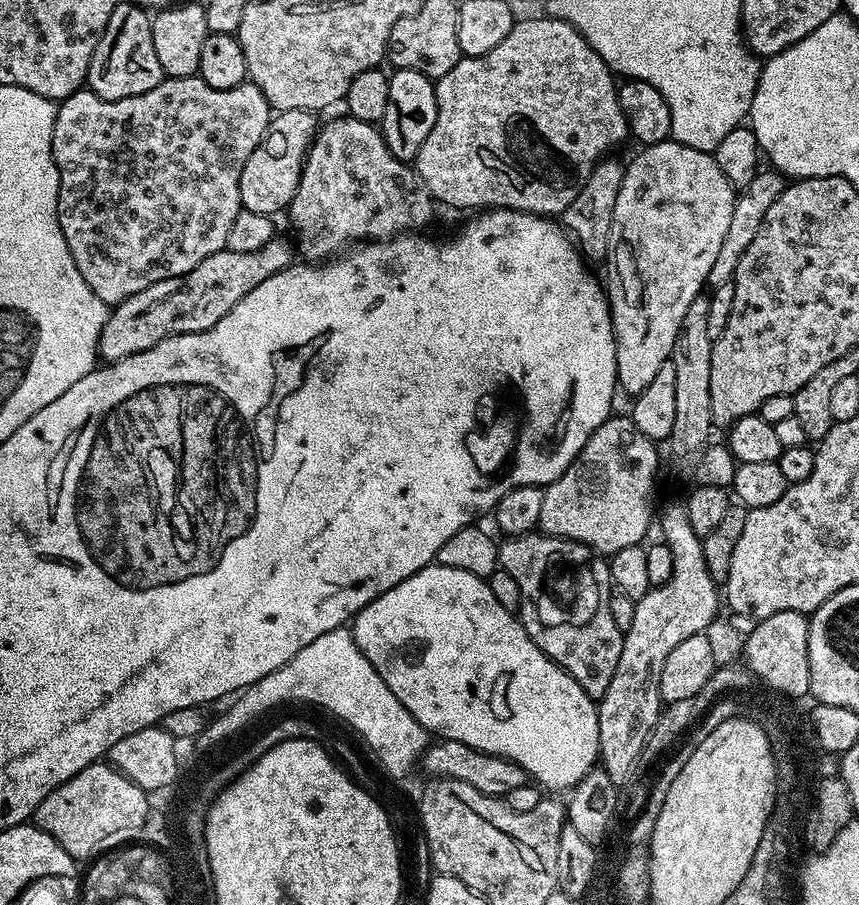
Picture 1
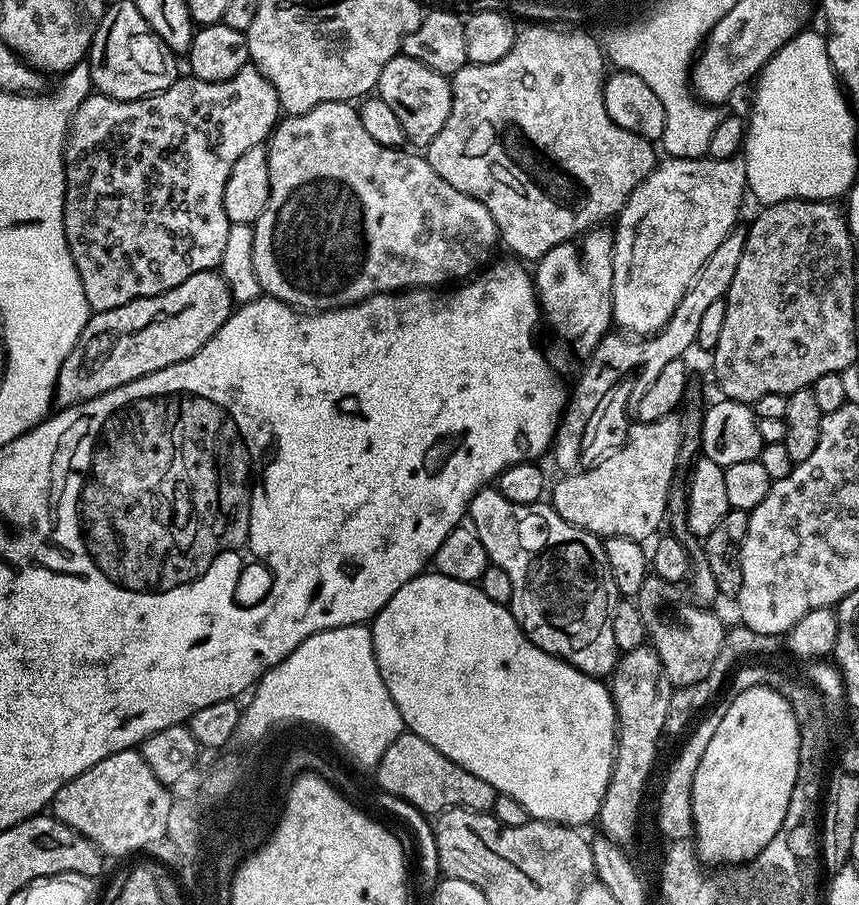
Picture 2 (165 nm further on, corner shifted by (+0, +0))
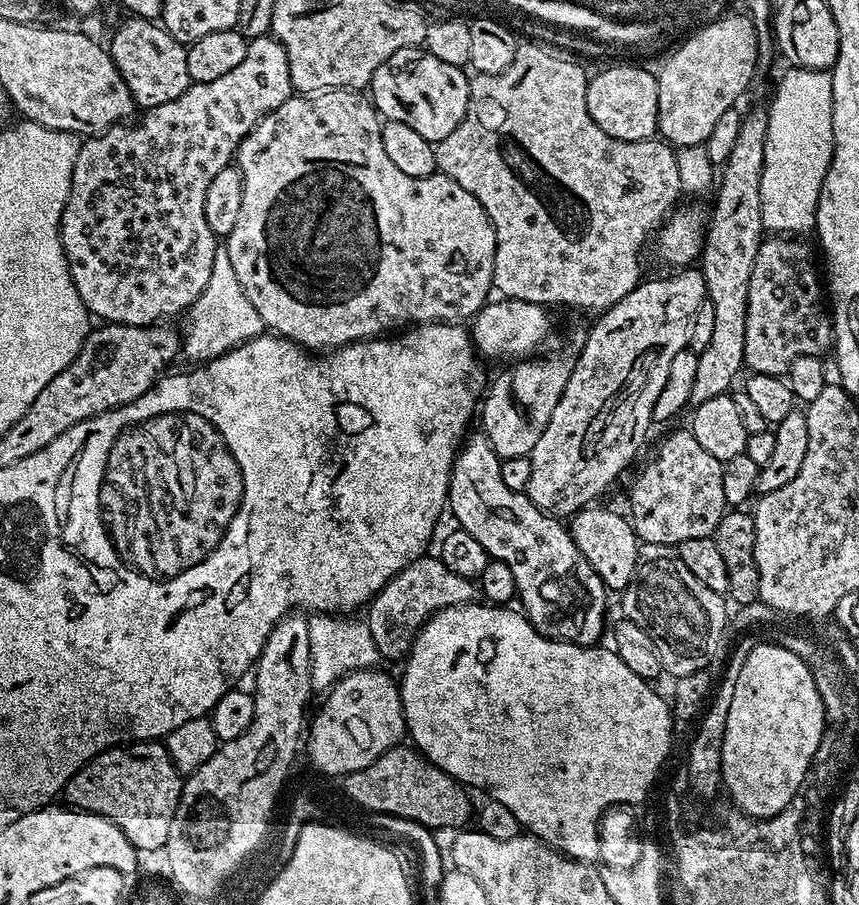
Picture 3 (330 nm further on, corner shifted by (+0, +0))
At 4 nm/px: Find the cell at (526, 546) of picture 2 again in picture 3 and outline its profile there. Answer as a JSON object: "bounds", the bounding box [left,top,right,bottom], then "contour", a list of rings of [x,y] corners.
{"bounds":[447,434,609,645],"contour":[[[476,434],[476,437],[470,440],[461,447],[452,461],[447,506],[450,516],[452,512],[453,518],[457,520],[455,523],[474,534],[474,538],[478,538],[478,542],[486,546],[491,559],[501,560],[506,562],[506,566],[510,566],[516,583],[519,607],[541,634],[549,636],[551,640],[595,645],[599,641],[596,639],[606,632],[604,611],[608,608],[609,589],[605,588],[602,578],[598,578],[594,566],[586,562],[582,550],[578,550],[569,525],[563,519],[549,516],[547,512],[534,506],[525,493],[510,490],[510,486],[502,482],[501,459],[494,454],[483,435]]]}

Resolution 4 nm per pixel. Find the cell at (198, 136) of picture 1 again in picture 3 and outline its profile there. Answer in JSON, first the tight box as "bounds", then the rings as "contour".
{"bounds":[60,36,294,326],"contour":[[[259,36],[248,41],[246,58],[242,58],[242,62],[238,62],[238,66],[234,66],[230,74],[222,74],[222,78],[214,78],[214,82],[191,83],[185,92],[174,98],[174,102],[162,102],[162,106],[147,109],[140,124],[124,122],[119,126],[107,128],[105,132],[97,132],[95,136],[89,136],[81,143],[78,158],[74,162],[70,194],[66,198],[60,219],[60,241],[74,286],[93,317],[101,316],[101,321],[110,324],[151,326],[167,321],[167,316],[176,316],[180,311],[181,315],[192,307],[202,290],[206,290],[206,282],[210,282],[210,270],[214,270],[214,254],[218,247],[218,238],[206,222],[206,186],[210,186],[218,170],[233,163],[238,146],[246,138],[246,134],[250,134],[250,130],[258,126],[260,119],[278,110],[278,106],[282,106],[282,102],[286,102],[292,95],[294,89],[290,82],[290,62],[286,62],[286,50],[276,41],[275,36]]]}

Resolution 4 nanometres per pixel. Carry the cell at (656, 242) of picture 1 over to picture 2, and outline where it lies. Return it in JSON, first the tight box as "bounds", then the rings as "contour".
{"bounds":[612,156,747,338],"contour":[[[740,156],[730,159],[667,157],[659,161],[655,170],[631,192],[626,206],[616,218],[613,231],[612,319],[617,329],[643,338],[666,326],[706,259],[714,254],[722,239],[737,225],[747,183],[745,162]]]}

